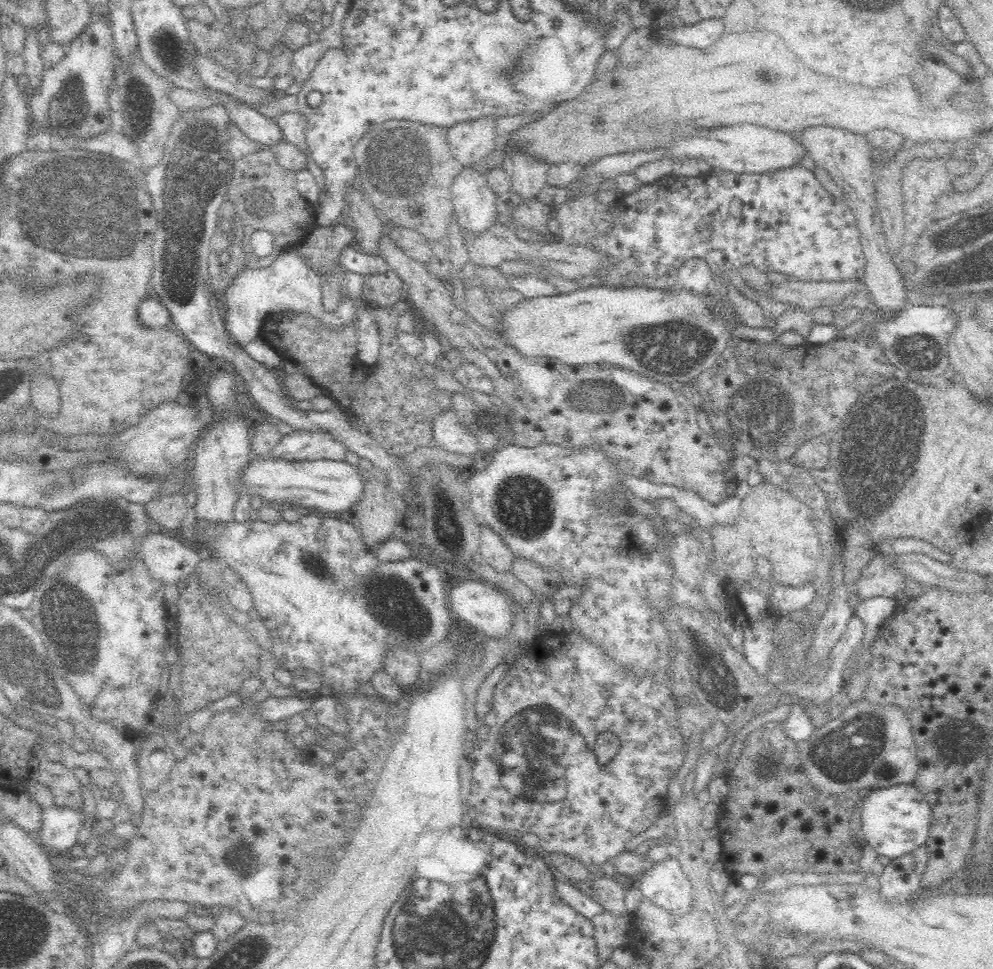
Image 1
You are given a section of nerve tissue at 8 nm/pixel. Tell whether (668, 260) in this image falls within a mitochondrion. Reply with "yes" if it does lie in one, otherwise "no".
no

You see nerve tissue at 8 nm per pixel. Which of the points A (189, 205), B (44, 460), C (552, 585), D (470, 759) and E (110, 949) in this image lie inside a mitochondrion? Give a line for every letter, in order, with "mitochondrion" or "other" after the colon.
A: mitochondrion
B: other
C: other
D: other
E: other

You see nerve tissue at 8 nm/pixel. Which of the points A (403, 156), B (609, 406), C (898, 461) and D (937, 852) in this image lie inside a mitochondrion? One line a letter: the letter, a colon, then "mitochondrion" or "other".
A: mitochondrion
B: mitochondrion
C: mitochondrion
D: other

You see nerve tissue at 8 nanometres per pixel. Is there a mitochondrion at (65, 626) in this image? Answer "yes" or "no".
yes

